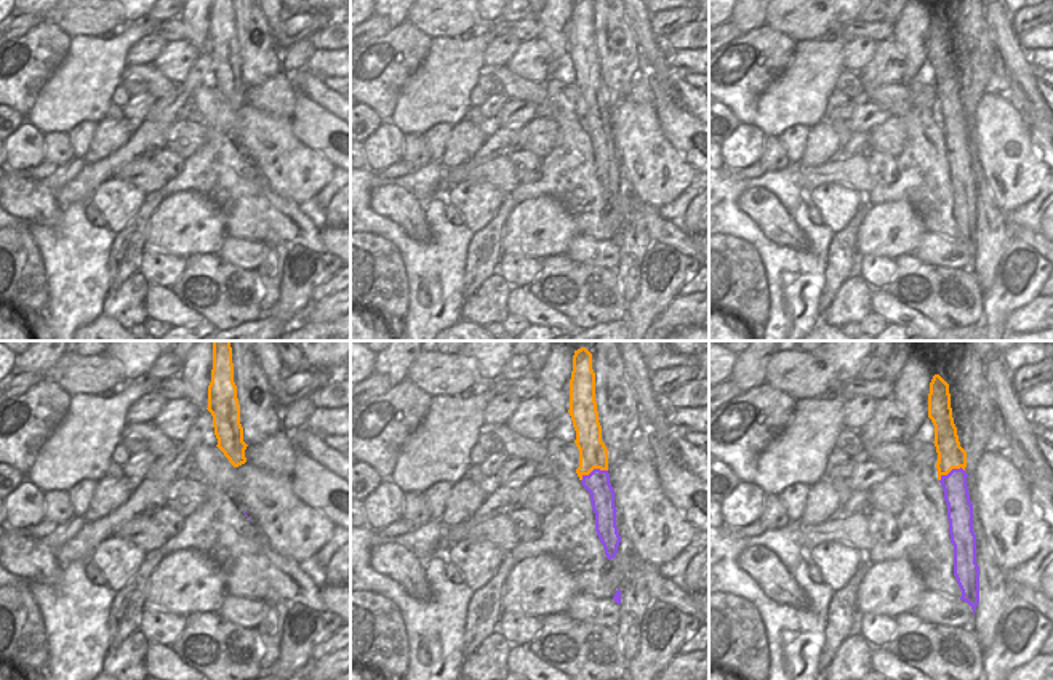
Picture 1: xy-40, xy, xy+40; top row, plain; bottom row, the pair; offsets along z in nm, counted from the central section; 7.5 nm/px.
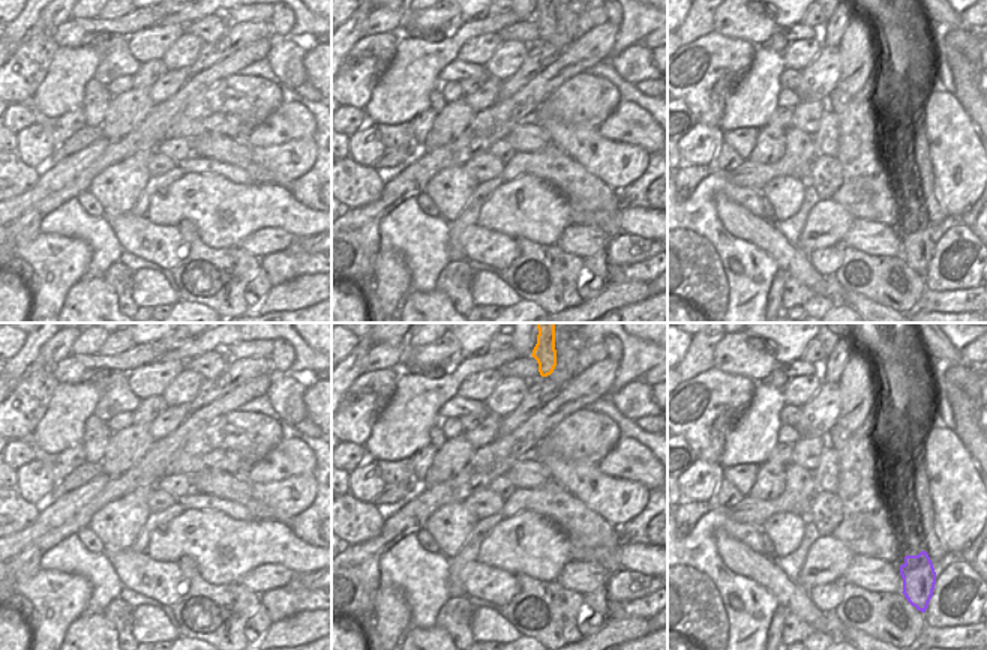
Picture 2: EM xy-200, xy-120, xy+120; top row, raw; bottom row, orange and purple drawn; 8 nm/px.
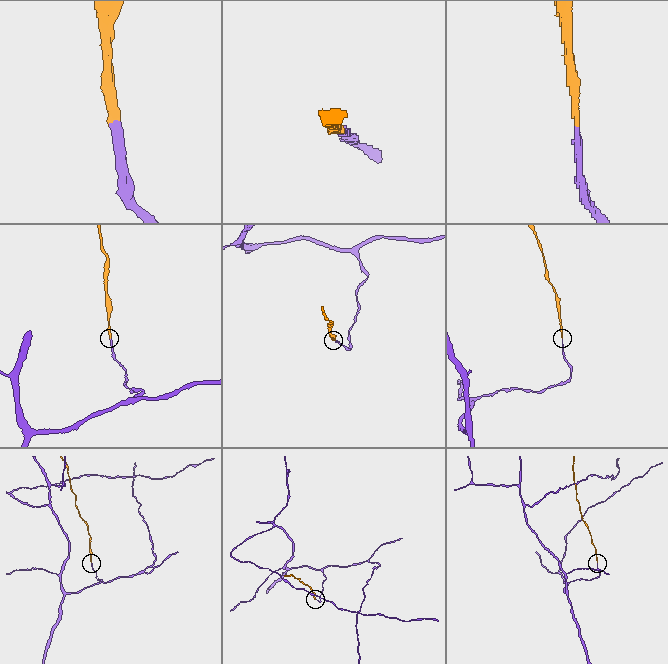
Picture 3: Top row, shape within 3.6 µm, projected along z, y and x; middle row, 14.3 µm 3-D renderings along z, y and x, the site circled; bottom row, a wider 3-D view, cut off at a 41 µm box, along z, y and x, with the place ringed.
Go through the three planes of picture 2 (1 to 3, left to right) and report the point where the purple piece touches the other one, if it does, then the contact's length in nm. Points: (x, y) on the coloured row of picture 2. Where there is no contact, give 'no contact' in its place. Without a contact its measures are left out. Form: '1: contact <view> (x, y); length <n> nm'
1: no contact
2: no contact
3: no contact

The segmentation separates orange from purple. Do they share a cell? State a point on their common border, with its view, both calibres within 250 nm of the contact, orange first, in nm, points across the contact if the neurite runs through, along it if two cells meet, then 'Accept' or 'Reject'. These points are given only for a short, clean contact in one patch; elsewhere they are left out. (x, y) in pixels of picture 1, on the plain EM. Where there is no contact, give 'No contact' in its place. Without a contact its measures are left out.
Touches orange at xy (592, 111). Thickness 220 nm (orange) against 190 nm. Path across: xy (592, 95), (592, 111), (602, 136). Accept.

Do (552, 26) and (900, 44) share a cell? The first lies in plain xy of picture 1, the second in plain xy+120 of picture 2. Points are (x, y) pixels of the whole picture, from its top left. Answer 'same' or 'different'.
different

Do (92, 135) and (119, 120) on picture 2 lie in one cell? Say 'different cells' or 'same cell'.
different cells

